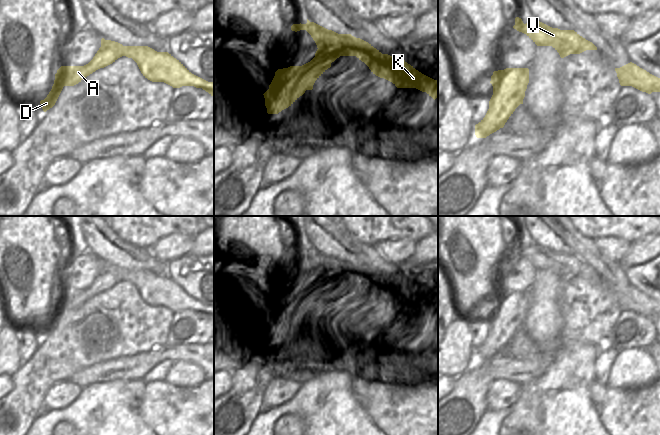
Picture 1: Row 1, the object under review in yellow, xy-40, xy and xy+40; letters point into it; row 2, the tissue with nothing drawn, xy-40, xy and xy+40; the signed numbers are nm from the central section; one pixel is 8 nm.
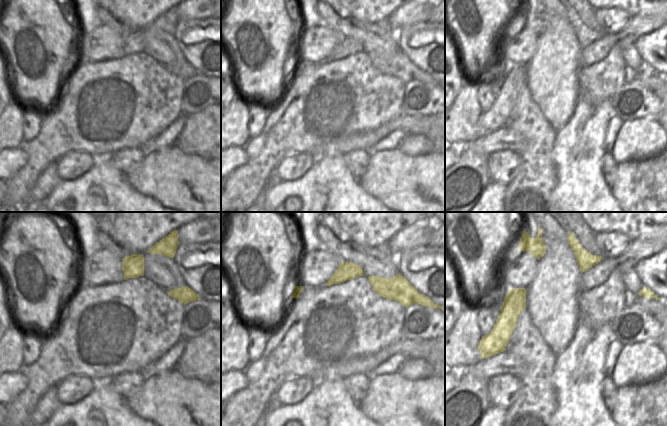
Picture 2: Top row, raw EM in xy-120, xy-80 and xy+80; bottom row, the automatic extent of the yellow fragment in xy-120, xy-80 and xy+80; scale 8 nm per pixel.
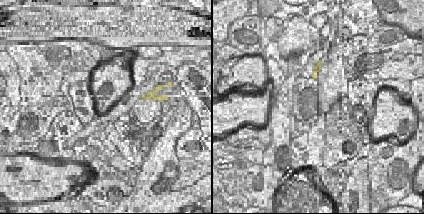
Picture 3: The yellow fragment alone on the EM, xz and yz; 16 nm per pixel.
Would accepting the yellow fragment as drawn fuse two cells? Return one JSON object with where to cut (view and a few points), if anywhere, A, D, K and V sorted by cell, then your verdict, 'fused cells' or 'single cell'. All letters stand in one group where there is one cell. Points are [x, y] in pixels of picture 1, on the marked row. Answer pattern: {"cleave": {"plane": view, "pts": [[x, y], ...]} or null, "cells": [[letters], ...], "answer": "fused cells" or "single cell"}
{"cleave": {"plane": "xy", "pts": [[317, 49], [320, 55], [324, 52], [333, 52], [335, 59]]}, "cells": [["A", "D"], ["K", "V"]], "answer": "fused cells"}

